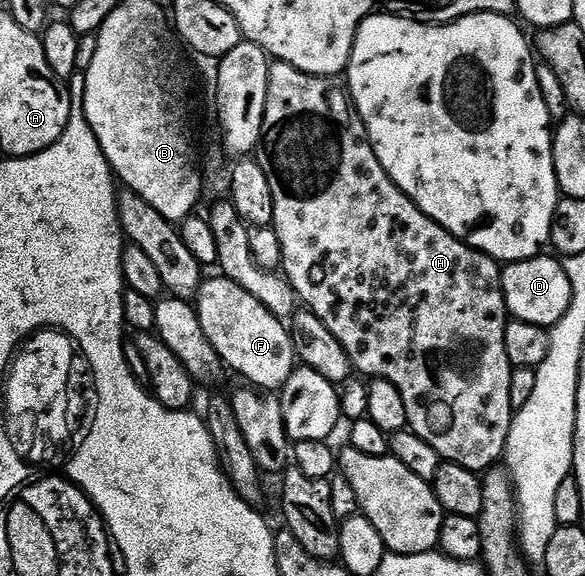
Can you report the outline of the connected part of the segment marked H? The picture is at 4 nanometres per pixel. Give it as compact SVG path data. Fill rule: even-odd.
M272 62L269 67L269 89L267 103L263 107L263 130L261 132L261 152L258 162L268 177L273 197L273 226L281 241L283 258L282 274L291 282L298 302L306 310L313 312L333 333L333 337L345 349L356 372L364 371L375 379L384 379L394 385L405 401L407 427L417 437L429 441L437 449L440 460L456 463L469 471L486 472L504 458L507 438L513 418L513 408L509 389L513 366L505 349L505 333L509 322L507 302L503 296L503 276L496 260L485 253L474 251L462 239L453 237L441 225L434 223L411 198L399 188L385 173L381 161L377 161L375 150L367 139L367 127L353 104L348 92L335 84L336 80L322 75L310 75L288 63Z

